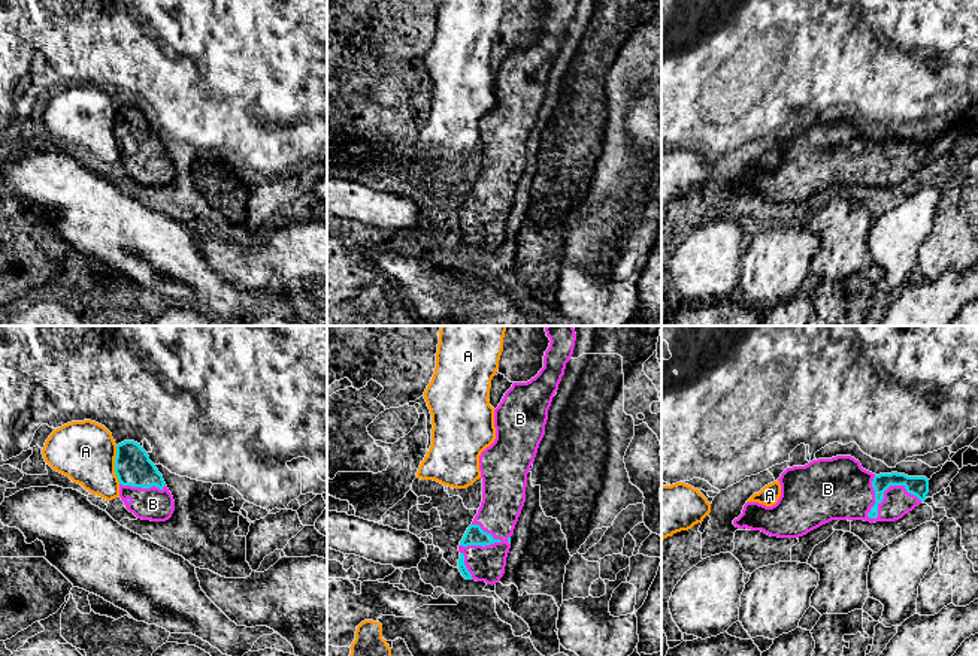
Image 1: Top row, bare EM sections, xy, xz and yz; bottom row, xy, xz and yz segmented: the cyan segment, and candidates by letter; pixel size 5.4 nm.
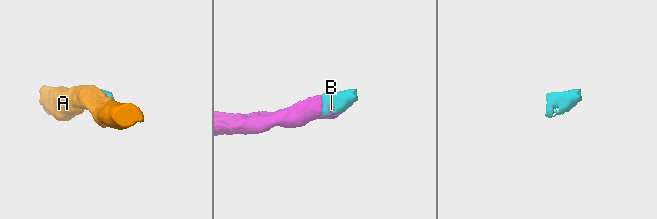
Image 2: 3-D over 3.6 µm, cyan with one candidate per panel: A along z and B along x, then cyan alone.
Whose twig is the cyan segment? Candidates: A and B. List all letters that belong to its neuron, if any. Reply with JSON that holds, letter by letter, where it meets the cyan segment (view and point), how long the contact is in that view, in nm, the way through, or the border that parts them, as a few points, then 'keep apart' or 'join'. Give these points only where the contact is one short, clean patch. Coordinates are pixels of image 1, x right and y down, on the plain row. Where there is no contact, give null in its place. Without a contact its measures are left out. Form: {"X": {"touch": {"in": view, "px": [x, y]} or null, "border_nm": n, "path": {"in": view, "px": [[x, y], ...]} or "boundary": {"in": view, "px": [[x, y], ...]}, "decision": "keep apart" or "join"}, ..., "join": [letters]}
{"A": {"touch": {"in": "xy", "px": [115, 130]}, "border_nm": 200, "decision": "keep apart"}, "B": {"touch": {"in": "yz", "px": [889, 151]}, "border_nm": 320, "decision": "join"}, "join": ["B"]}

